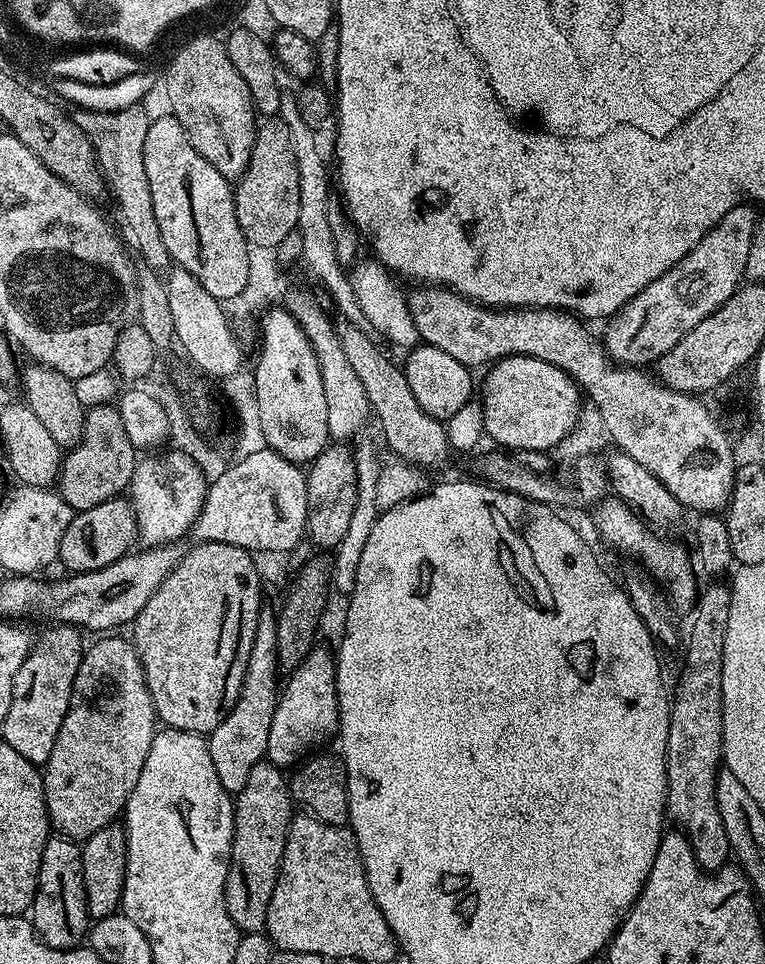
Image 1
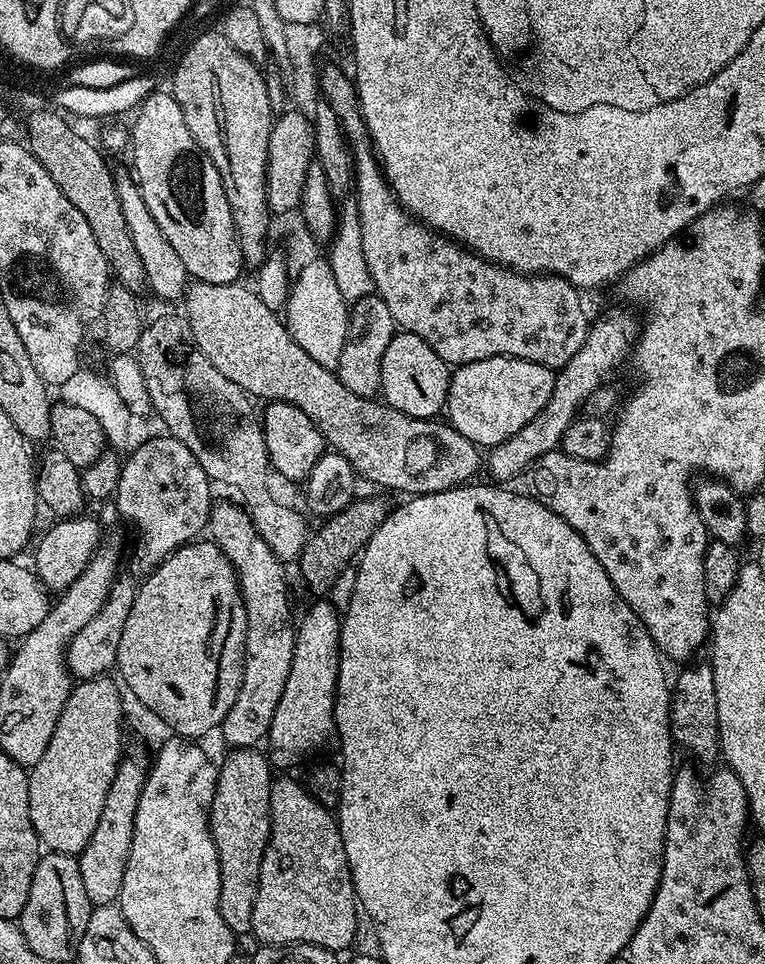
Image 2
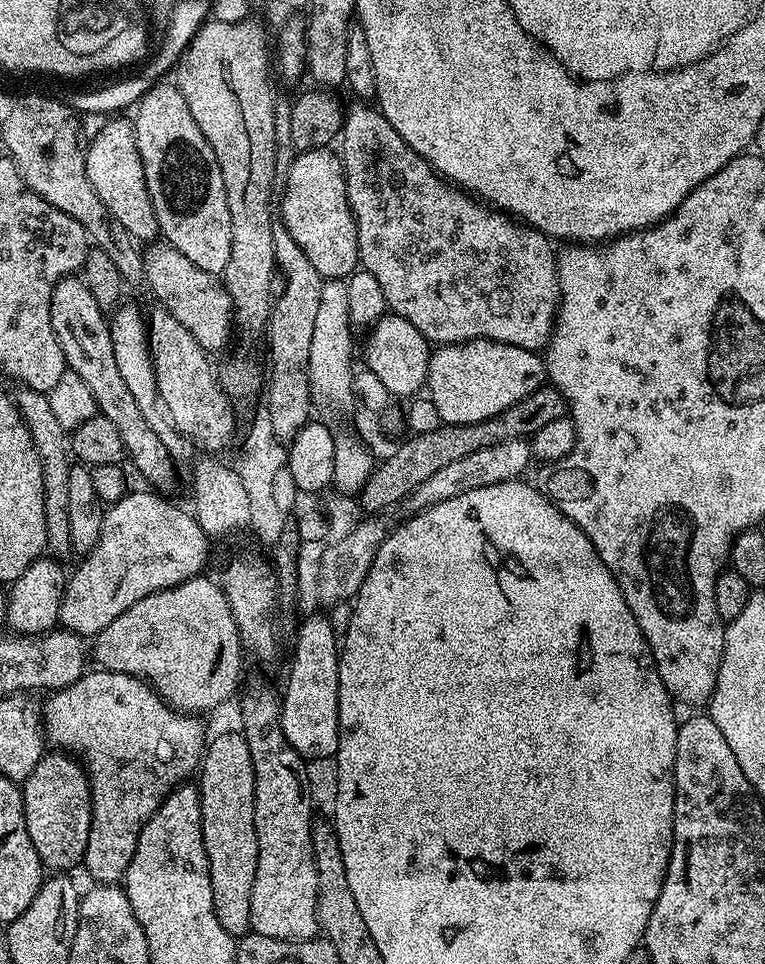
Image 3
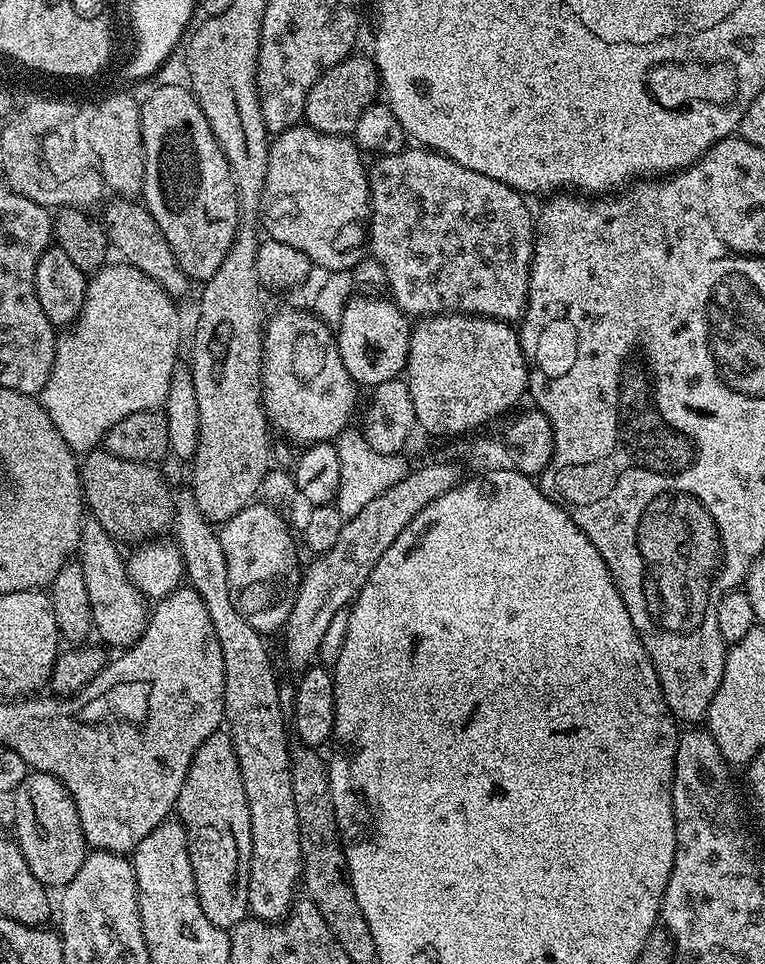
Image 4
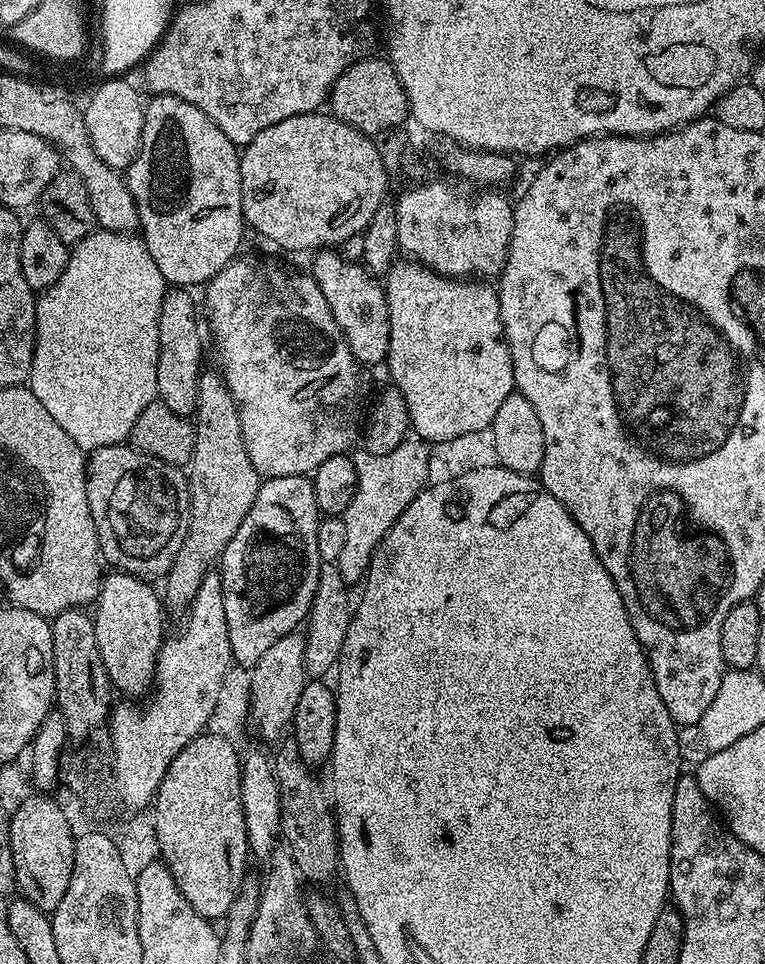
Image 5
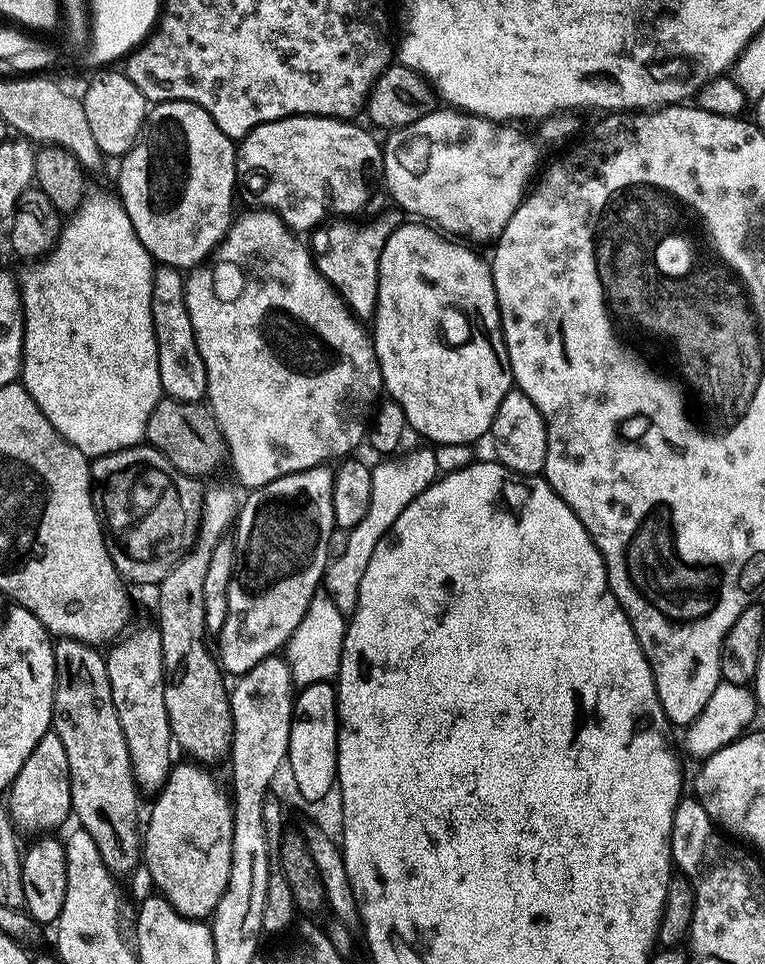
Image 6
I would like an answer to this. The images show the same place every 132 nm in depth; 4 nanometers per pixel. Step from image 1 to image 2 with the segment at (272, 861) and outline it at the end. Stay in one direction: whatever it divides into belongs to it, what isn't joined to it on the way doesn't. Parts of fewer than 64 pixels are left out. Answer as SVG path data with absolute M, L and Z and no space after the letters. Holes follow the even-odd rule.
M259 747L238 748L227 753L224 761L219 761L216 774L214 802L208 815L208 825L218 850L220 863L220 893L218 910L222 910L222 919L230 926L233 934L251 933L254 918L254 898L258 894L258 874L262 870L262 854L270 838L270 790L274 779L274 769L265 753Z

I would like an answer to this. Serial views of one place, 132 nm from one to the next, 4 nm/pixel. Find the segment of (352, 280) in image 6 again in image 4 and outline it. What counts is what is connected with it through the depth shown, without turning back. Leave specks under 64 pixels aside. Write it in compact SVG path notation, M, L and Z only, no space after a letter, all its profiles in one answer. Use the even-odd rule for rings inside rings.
M351 295L342 310L334 335L342 366L346 366L346 374L350 374L357 386L375 386L387 382L399 377L407 369L412 324L404 311L391 299L379 295Z

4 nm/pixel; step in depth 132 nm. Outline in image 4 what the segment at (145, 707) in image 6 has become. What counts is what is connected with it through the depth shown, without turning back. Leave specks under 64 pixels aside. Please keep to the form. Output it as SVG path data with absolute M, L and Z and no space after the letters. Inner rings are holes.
M85 519L80 531L78 562L82 566L82 578L86 582L86 594L90 594L92 623L95 635L105 640L109 649L127 650L138 642L146 630L150 604L128 576L126 556L120 553L121 545L102 526L102 522Z

